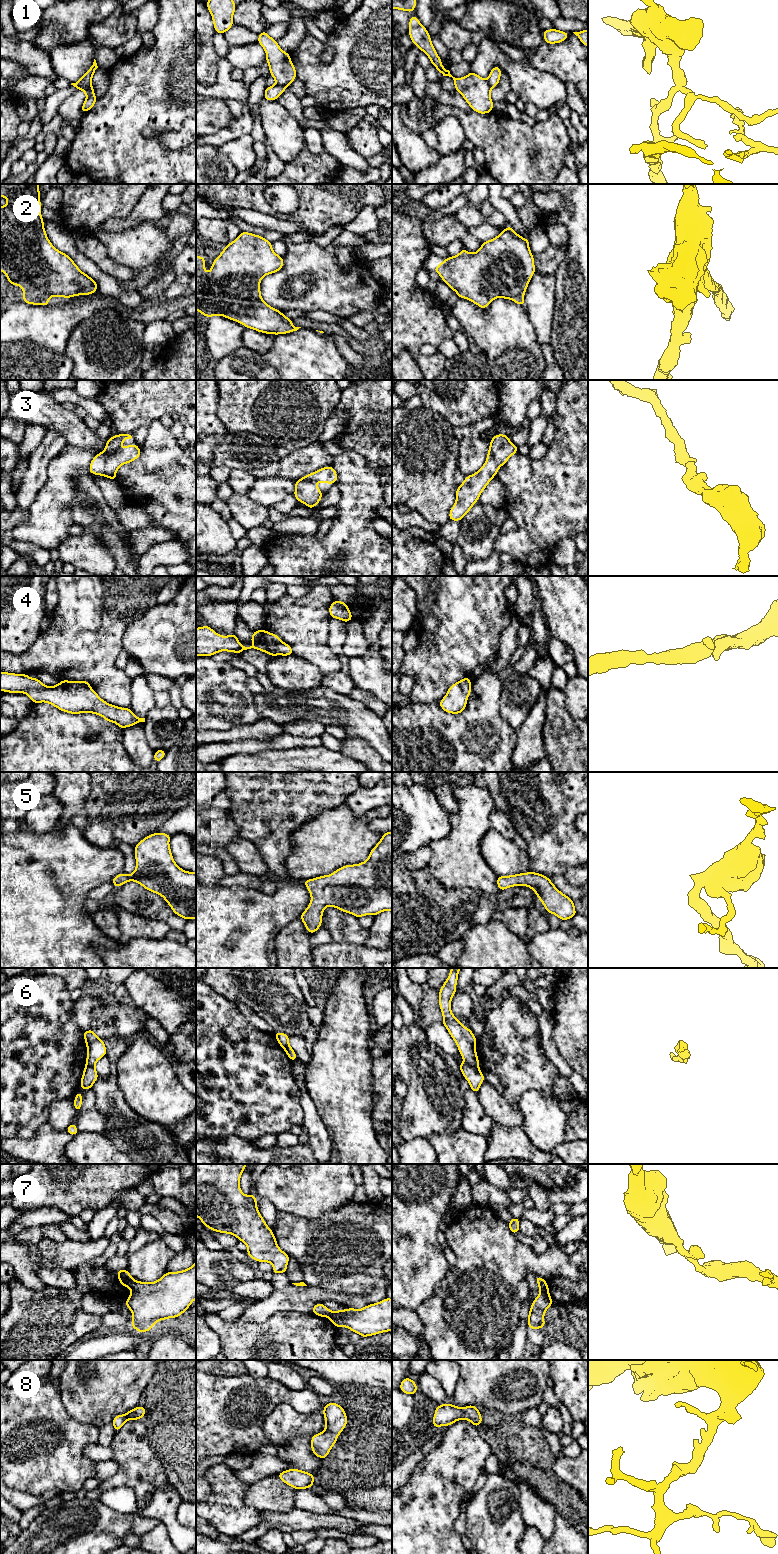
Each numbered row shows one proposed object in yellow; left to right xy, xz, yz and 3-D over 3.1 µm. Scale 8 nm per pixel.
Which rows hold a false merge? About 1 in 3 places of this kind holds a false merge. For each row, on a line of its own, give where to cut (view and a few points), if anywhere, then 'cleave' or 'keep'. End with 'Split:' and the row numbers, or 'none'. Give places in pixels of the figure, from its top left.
1: cut in xz along (276, 83), (286, 87); cleave
2: no cut; keep
3: no cut; keep
4: no cut; keep
5: no cut; keep
6: cut in yz along (465, 1061), (478, 1070); cleave
7: cut in xy along (136, 1281), (128, 1286); cleave
8: no cut; keep
Split: 1, 6, 7

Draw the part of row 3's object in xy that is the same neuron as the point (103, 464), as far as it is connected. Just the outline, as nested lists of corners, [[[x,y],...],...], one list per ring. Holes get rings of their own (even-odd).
[[[129,434],[111,436],[107,440],[103,452],[96,454],[92,459],[89,472],[116,481],[116,472],[118,468],[121,465],[136,460],[141,455],[138,445],[129,444],[126,448],[120,448],[125,439],[131,438],[132,436]]]

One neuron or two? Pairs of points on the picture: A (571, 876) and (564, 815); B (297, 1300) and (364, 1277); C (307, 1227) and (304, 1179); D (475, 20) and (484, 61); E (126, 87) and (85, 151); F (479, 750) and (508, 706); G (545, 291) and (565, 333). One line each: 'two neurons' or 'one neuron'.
A: two neurons
B: two neurons
C: two neurons
D: two neurons
E: one neuron
F: two neurons
G: two neurons

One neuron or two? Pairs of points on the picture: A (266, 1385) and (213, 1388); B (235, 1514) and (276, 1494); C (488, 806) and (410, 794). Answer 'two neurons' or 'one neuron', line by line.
A: one neuron
B: two neurons
C: two neurons

